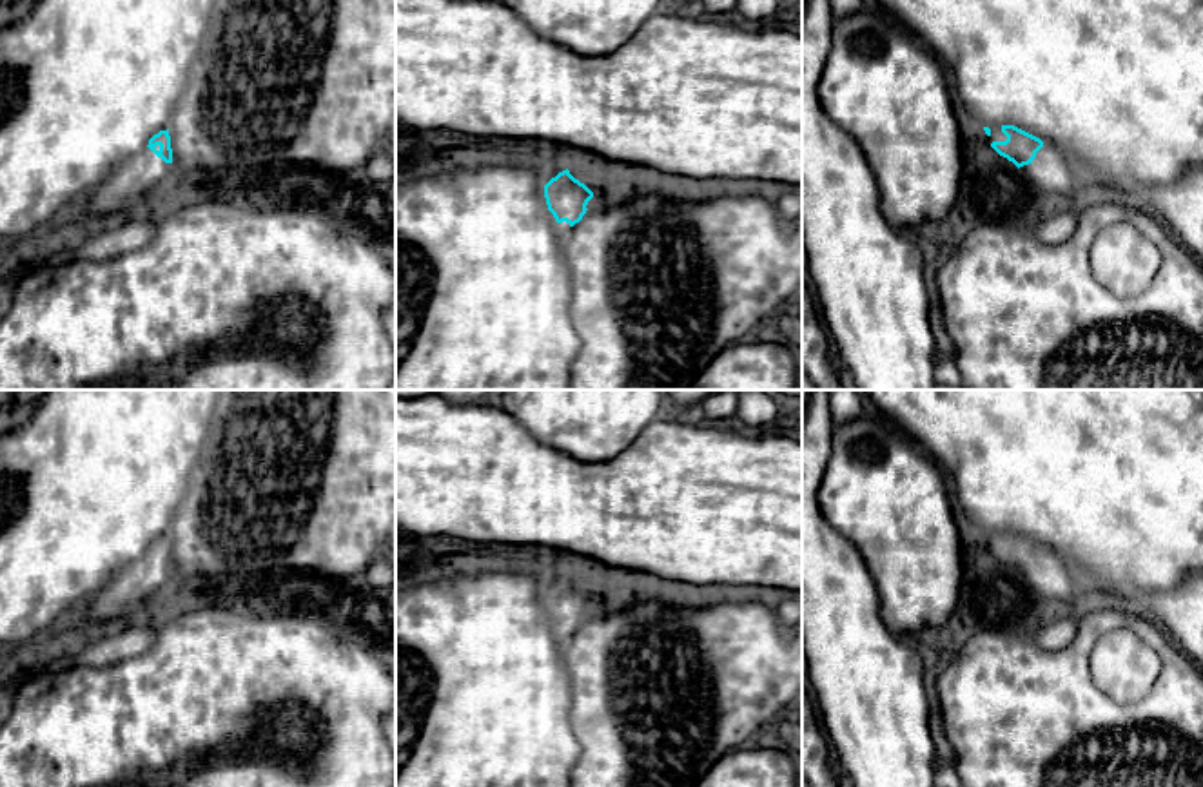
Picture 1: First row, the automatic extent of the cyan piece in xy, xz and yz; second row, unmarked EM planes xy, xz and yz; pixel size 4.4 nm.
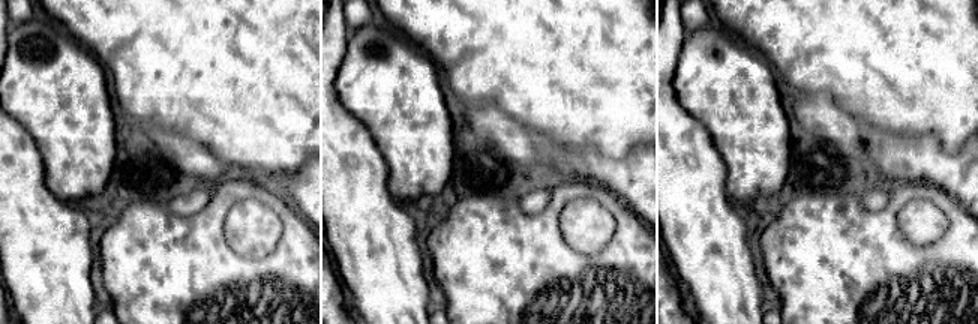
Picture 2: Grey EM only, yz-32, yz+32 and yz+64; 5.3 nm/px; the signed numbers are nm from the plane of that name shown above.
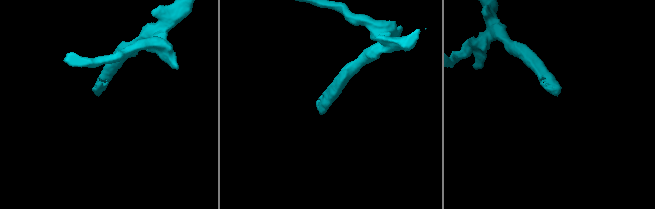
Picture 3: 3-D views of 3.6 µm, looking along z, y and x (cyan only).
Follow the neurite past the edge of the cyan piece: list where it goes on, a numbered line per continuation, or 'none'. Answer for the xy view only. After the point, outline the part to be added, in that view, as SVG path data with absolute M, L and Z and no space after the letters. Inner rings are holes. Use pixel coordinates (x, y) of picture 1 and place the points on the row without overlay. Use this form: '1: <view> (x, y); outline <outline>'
1: xy (144, 579); outline M151 555L127 564L89 598L89 615L100 626L114 624L122 615L143 600L154 600L172 578Z

